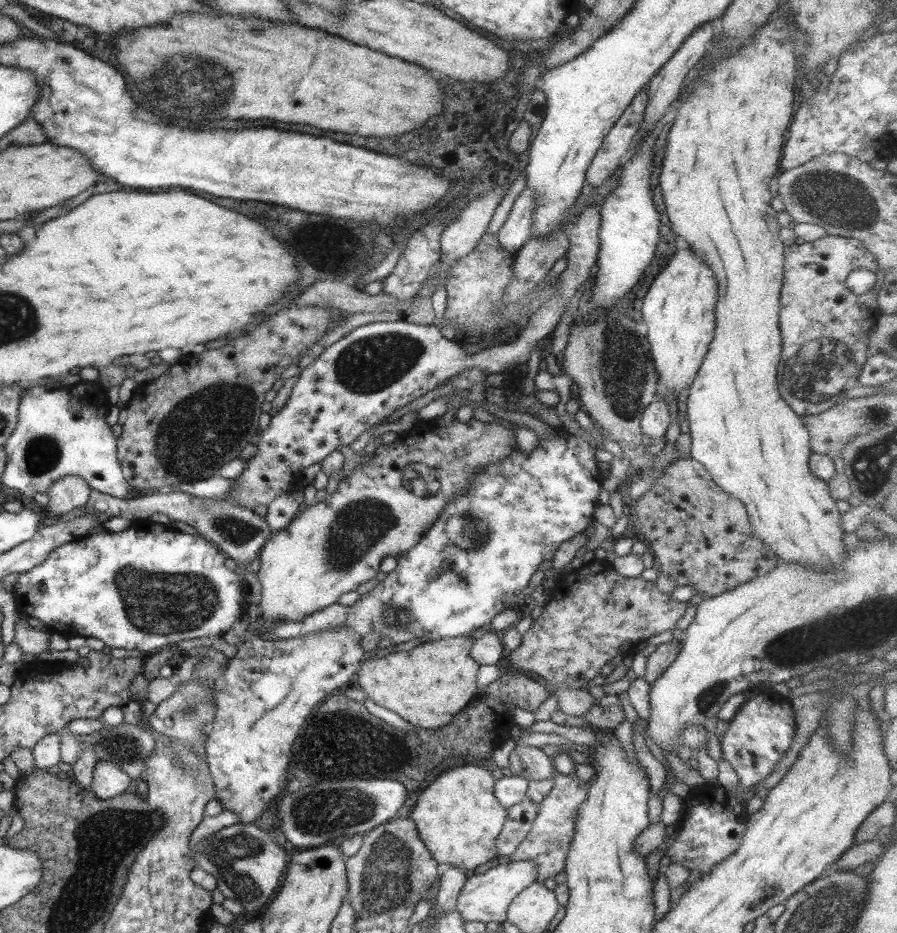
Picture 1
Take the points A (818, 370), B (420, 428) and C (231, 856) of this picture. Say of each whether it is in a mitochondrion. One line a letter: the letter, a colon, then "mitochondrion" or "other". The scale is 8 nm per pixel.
A: mitochondrion
B: other
C: mitochondrion

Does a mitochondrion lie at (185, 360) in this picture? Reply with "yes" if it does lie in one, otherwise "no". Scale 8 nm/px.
no

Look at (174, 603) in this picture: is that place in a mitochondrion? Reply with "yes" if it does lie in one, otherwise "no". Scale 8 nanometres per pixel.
yes

